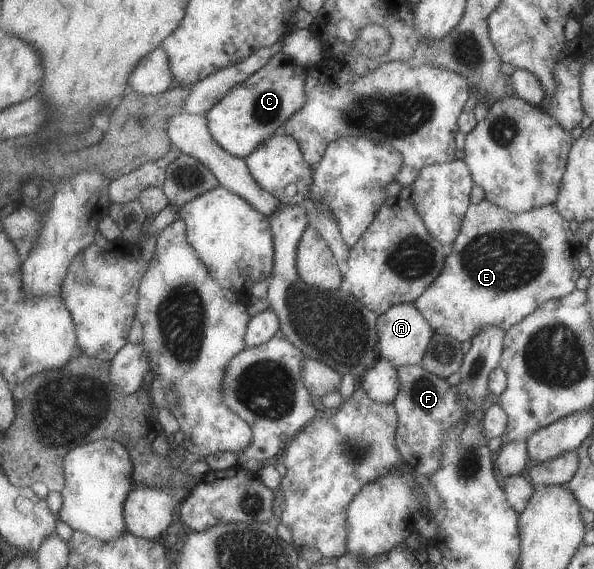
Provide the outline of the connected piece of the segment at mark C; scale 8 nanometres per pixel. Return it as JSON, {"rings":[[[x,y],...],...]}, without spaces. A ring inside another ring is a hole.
{"rings":[[[280,52],[246,82],[235,86],[207,113],[210,130],[217,143],[231,155],[245,159],[256,152],[261,144],[282,131],[285,122],[306,102],[307,70],[308,66]]]}

